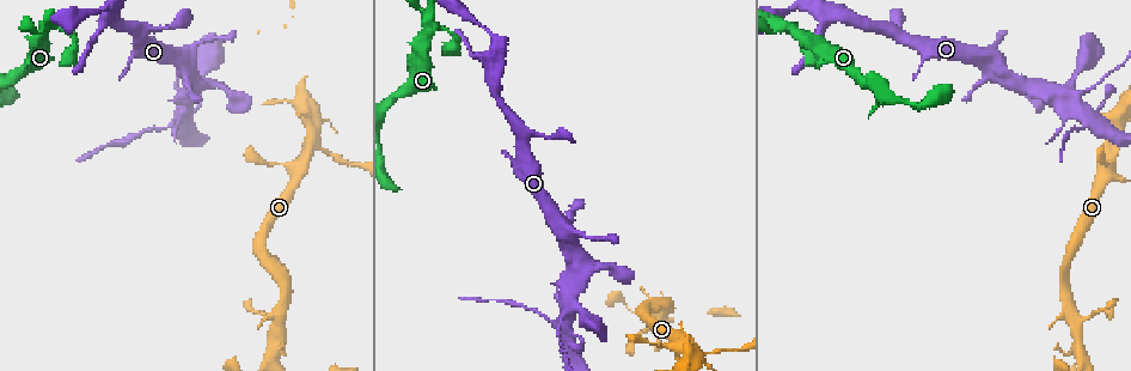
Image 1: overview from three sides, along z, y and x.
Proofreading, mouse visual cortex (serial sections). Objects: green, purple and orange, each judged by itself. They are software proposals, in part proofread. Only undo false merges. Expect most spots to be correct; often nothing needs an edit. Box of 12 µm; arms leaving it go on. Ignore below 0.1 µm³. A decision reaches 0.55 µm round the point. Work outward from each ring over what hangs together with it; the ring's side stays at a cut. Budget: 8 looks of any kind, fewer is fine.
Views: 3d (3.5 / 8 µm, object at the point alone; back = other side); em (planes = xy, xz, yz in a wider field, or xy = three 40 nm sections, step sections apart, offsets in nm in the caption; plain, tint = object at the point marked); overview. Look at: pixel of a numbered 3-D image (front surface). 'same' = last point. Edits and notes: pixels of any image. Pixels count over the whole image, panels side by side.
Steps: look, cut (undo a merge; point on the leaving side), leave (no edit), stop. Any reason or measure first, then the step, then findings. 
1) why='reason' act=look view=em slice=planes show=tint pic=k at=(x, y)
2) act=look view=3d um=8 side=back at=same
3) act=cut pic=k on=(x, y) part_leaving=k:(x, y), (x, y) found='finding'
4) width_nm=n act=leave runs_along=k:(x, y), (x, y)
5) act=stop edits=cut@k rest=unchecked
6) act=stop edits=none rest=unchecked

why='arms run side by side' act=look view=3d um=3.5 side=back pic=1 at=(427, 30)

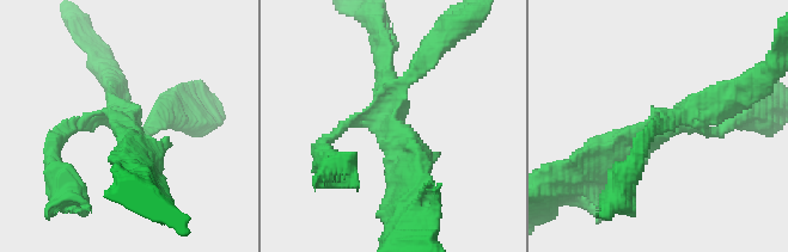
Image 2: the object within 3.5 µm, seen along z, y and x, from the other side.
arms=4 arm_widths_nm=150,200,250,350 act=look view=em slice=planes show=tint pic=2 at=(391, 127)

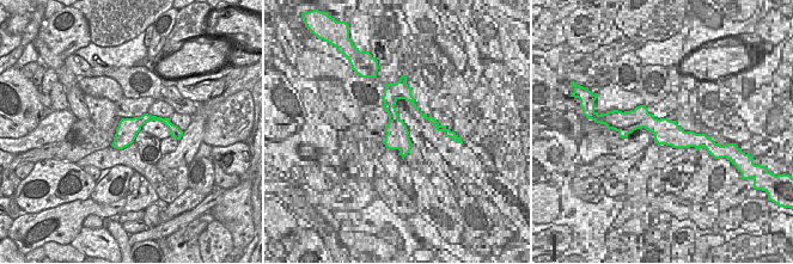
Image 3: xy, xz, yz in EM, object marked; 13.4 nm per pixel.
act=leave runs_along=2:(600, 161), (679, 114), (719, 128) found='continuous, no second cell'

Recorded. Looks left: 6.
why='small branch off a trunk' act=look view=3d um=3.5 pic=1 at=(700, 350)

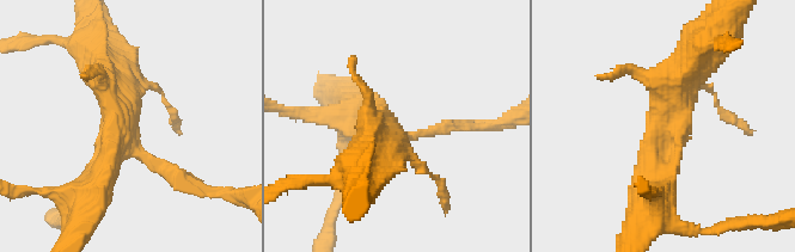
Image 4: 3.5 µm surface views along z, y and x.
arms=3 arm_widths_nm=150,400,400 act=look view=em slice=xy step=2 show=tint pic=4 at=(665, 140)

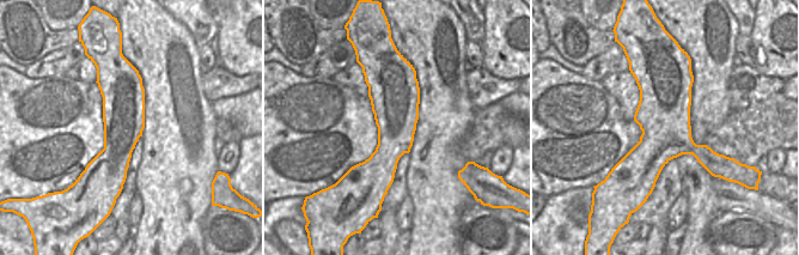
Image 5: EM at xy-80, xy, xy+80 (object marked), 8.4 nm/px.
act=leave found='continuous, no second cell'

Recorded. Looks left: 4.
why='four-way junction' act=look view=3d um=3.5 pic=1 at=(1082, 356)

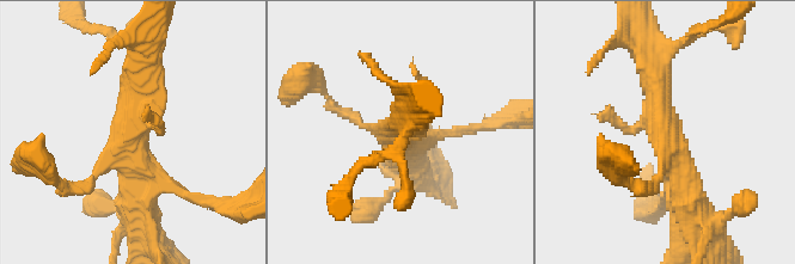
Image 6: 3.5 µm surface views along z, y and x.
why='need the tissue' act=look view=em slice=xy step=1 show=tint pic=6 at=(128, 133)

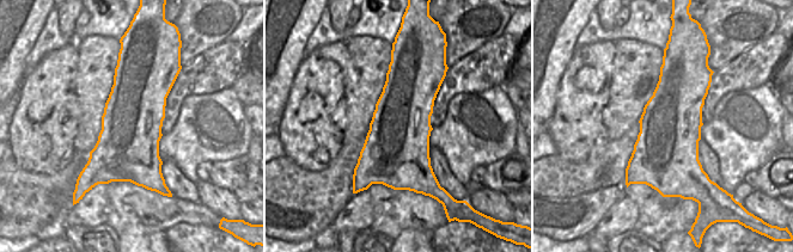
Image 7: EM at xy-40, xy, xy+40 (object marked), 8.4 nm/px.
act=leave runs_along=6:(144, 61), (129, 141), (89, 182), (74, 182) found='all the same cell'

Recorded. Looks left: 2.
act=stop edits=none rest=unchecked

